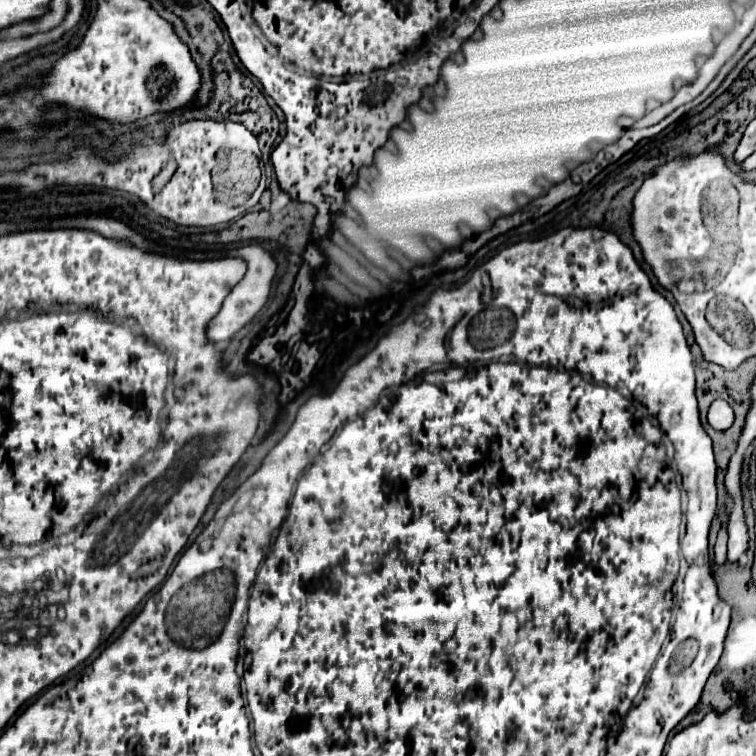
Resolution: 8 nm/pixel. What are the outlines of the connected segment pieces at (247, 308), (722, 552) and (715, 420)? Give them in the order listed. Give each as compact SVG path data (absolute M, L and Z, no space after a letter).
M245 245L245 247L233 247L231 249L231 255L237 255L237 257L243 257L247 261L247 273L243 277L241 283L237 283L233 287L233 291L229 293L229 297L225 299L221 311L213 317L213 321L209 323L209 329L207 329L207 337L217 343L217 341L227 341L231 335L235 335L243 325L247 325L259 311L261 307L267 303L269 299L269 293L271 293L271 285L273 285L273 279L275 279L275 273L277 273L277 261L273 257L271 251L267 251L265 247L261 245Z
M727 520L722 523L722 527L718 532L717 541L714 547L714 565L719 566L726 561L728 534L726 531Z
M717 399L715 403L711 403L711 409L709 409L707 419L709 419L709 425L711 425L713 429L725 431L725 429L729 429L729 427L733 425L735 415L733 415L733 409L729 407L727 401Z

